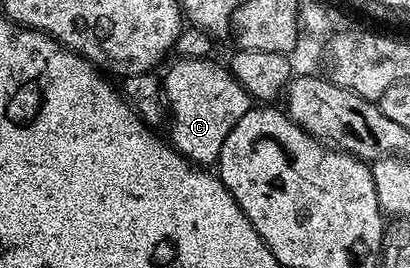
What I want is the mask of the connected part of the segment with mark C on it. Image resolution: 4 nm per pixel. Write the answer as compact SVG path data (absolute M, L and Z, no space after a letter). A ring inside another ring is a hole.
M178 58L165 79L163 75L163 99L169 102L169 111L173 114L168 142L189 162L198 165L213 165L220 160L227 133L239 125L239 117L251 106L251 96L233 76L232 70L211 58Z

